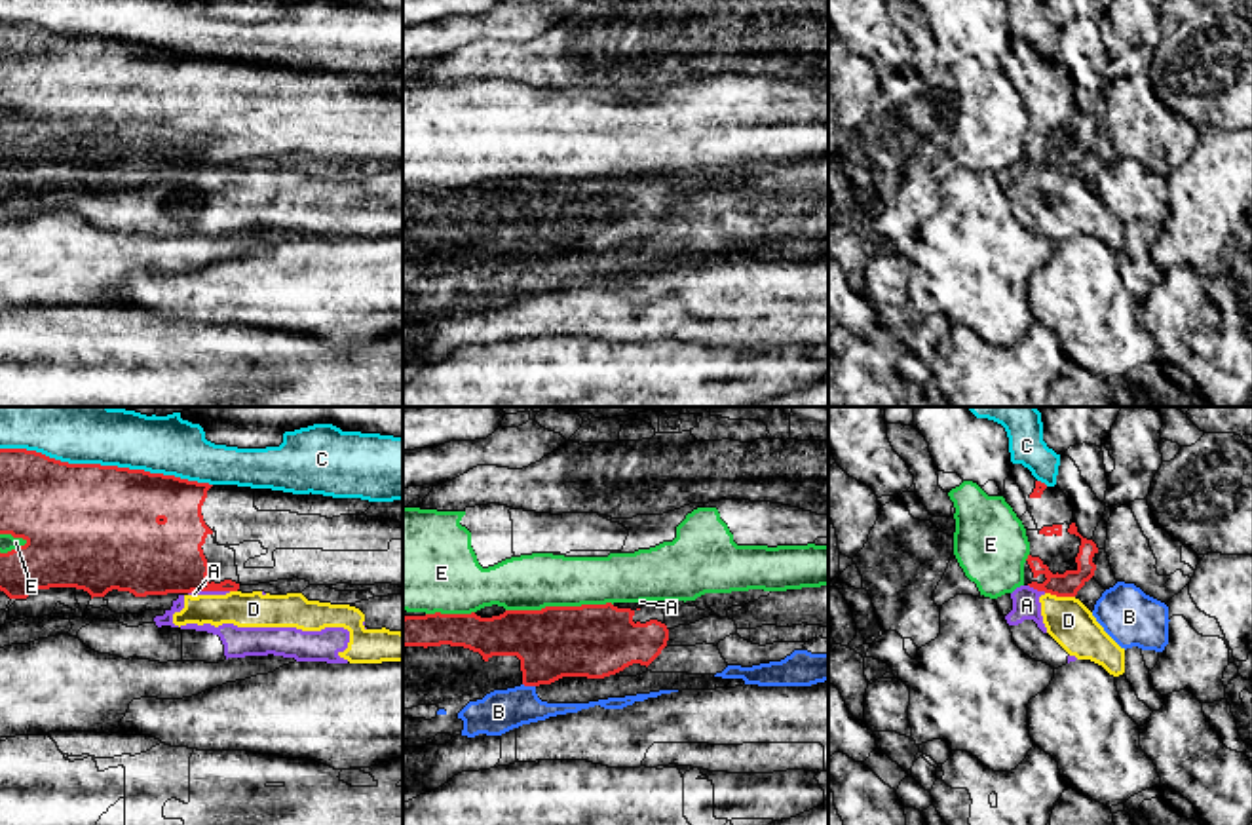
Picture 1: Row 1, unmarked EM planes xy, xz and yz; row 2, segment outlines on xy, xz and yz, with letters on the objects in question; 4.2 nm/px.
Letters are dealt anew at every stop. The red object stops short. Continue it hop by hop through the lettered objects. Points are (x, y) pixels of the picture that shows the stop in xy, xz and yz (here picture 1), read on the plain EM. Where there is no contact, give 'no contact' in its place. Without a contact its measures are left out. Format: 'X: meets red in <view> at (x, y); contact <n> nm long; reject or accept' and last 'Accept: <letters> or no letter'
A: meets red in yz at (1038, 164); contact 90 nm long; reject
B: meets red in xz at (529, 259); contact 60 nm long; reject
C: meets red in xy at (107, 40); contact 900 nm long; reject
D: meets red in yz at (1061, 170); contact 130 nm long; reject
E: meets red in xz at (559, 181); contact 460 nm long; reject
Accept: no letter

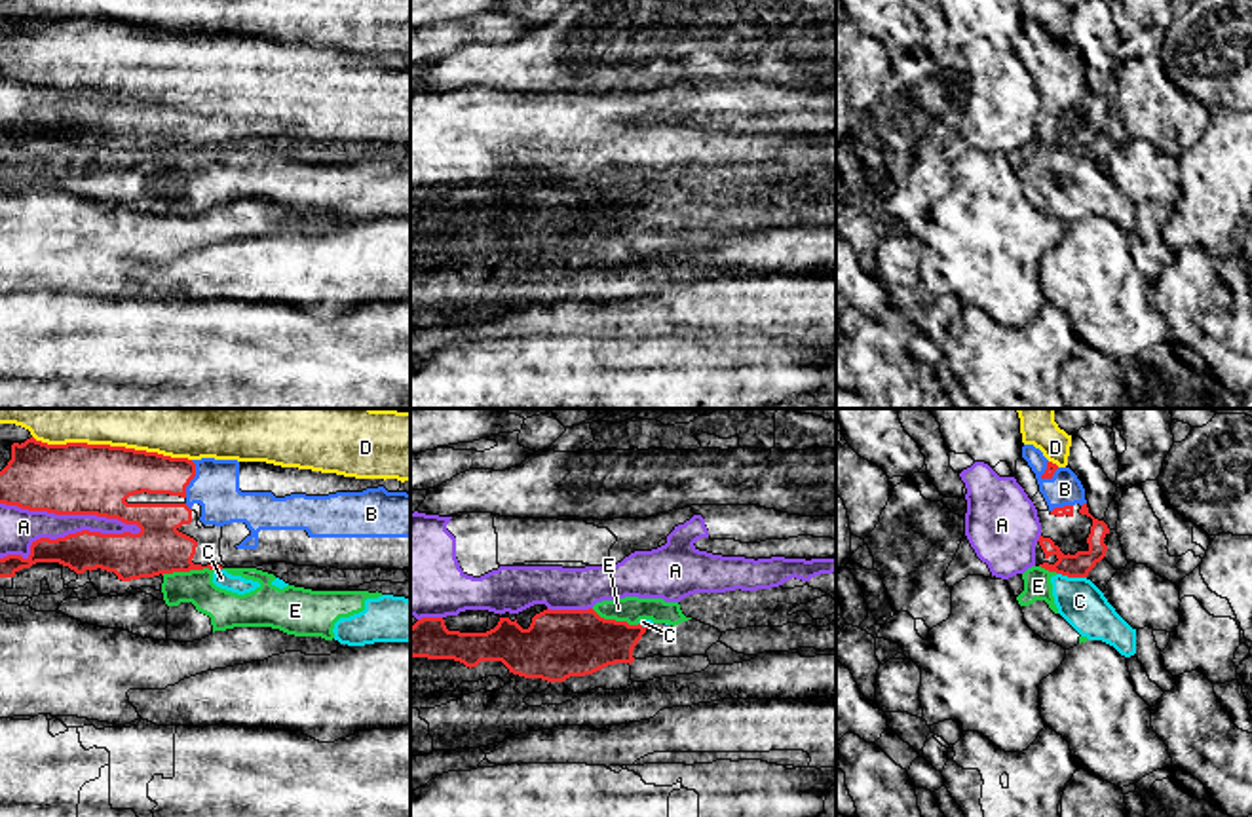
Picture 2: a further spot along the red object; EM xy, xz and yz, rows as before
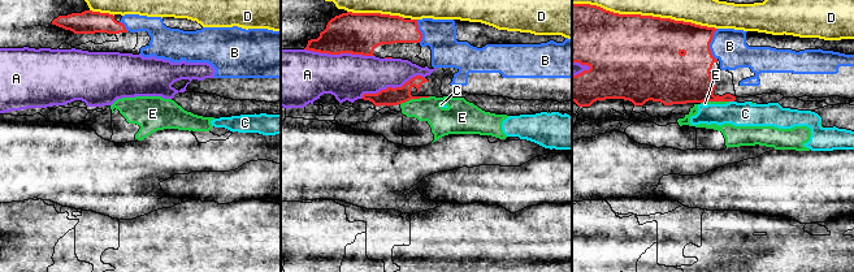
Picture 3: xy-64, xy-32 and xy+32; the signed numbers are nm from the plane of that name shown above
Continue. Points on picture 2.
A: meets red in xy at (69, 109); contact 600 nm long; reject
B: meets red in xy at (192, 52); contact 160 nm long; accept
C: meets red in yz at (1072, 151); contact 130 nm long; reject
D: meets red in xy at (113, 21); contact 700 nm long; reject
E: meets red in xy at (187, 145); contact 220 nm long; reject
Accept: B

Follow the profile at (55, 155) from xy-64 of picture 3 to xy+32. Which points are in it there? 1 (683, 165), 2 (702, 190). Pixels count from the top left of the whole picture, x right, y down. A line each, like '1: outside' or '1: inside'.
1: inside
2: outside

